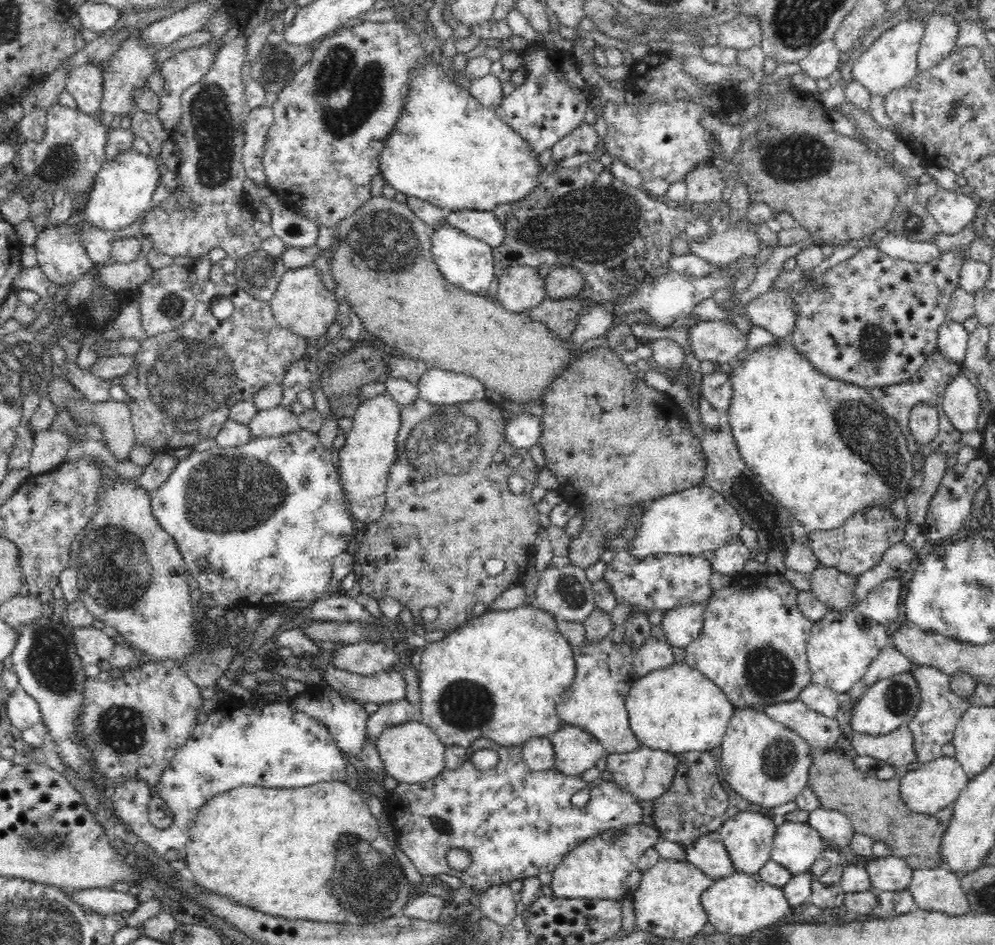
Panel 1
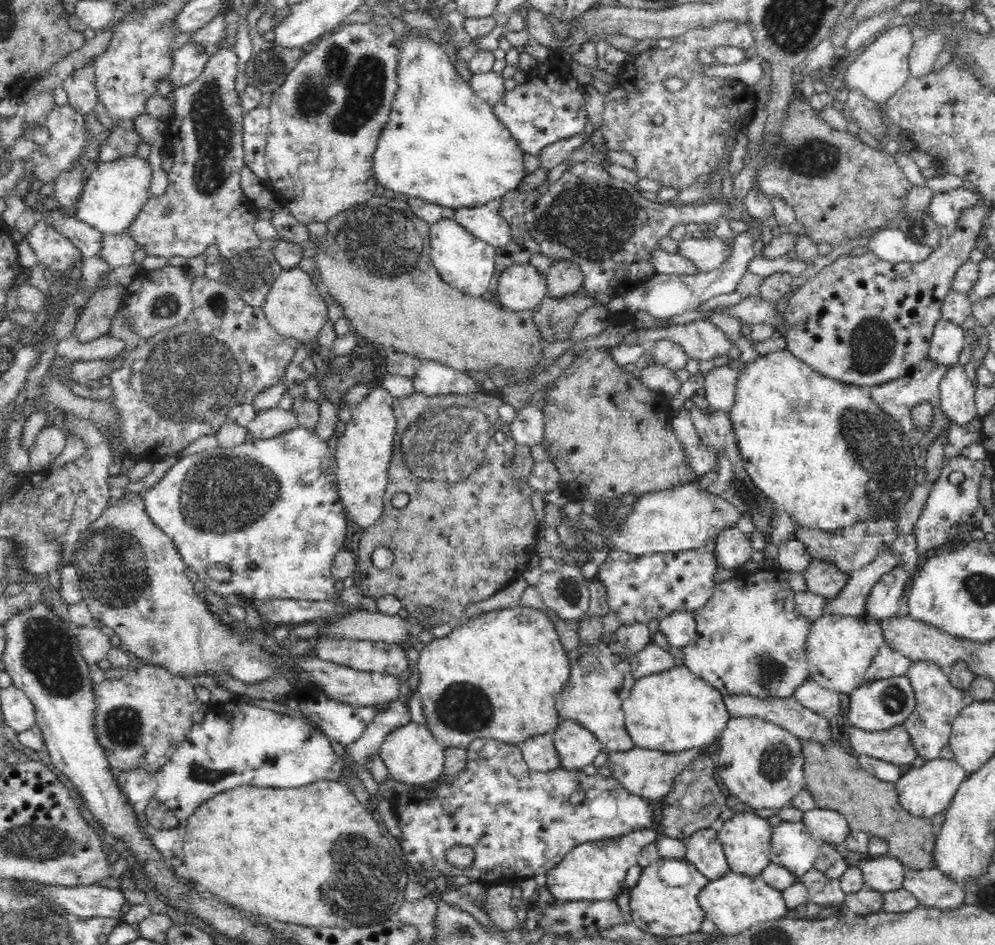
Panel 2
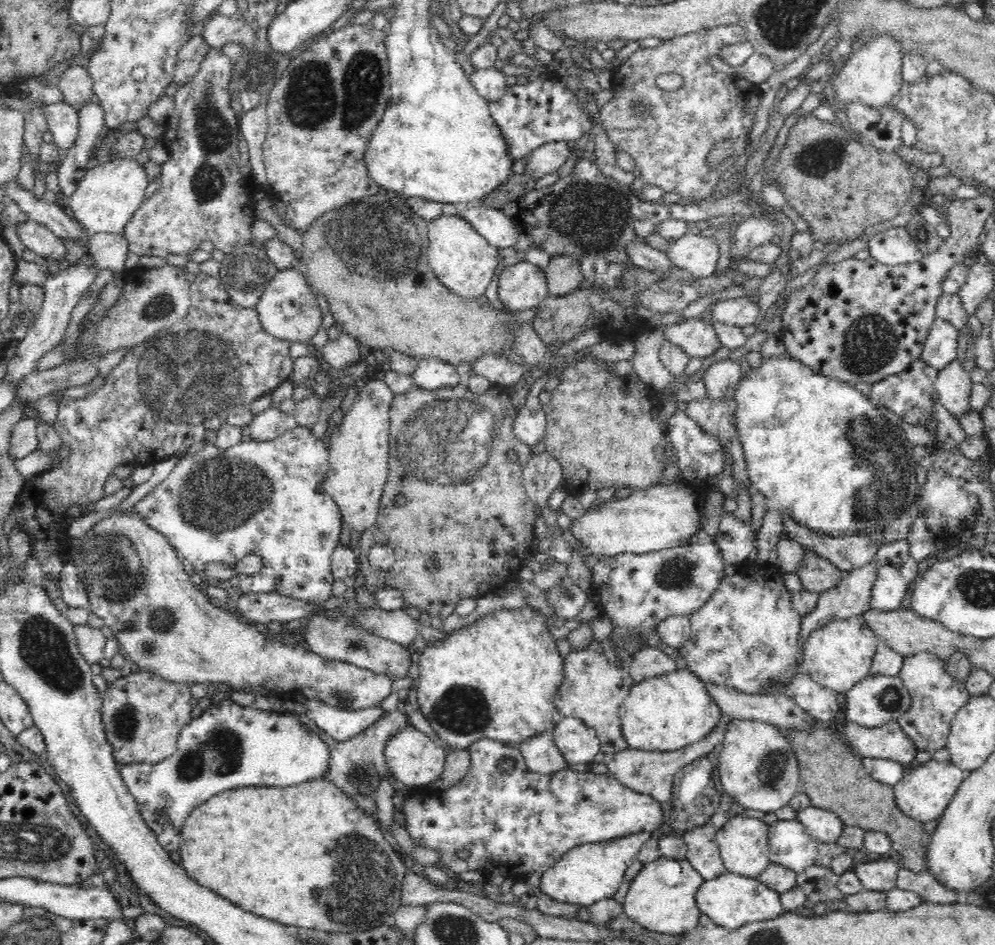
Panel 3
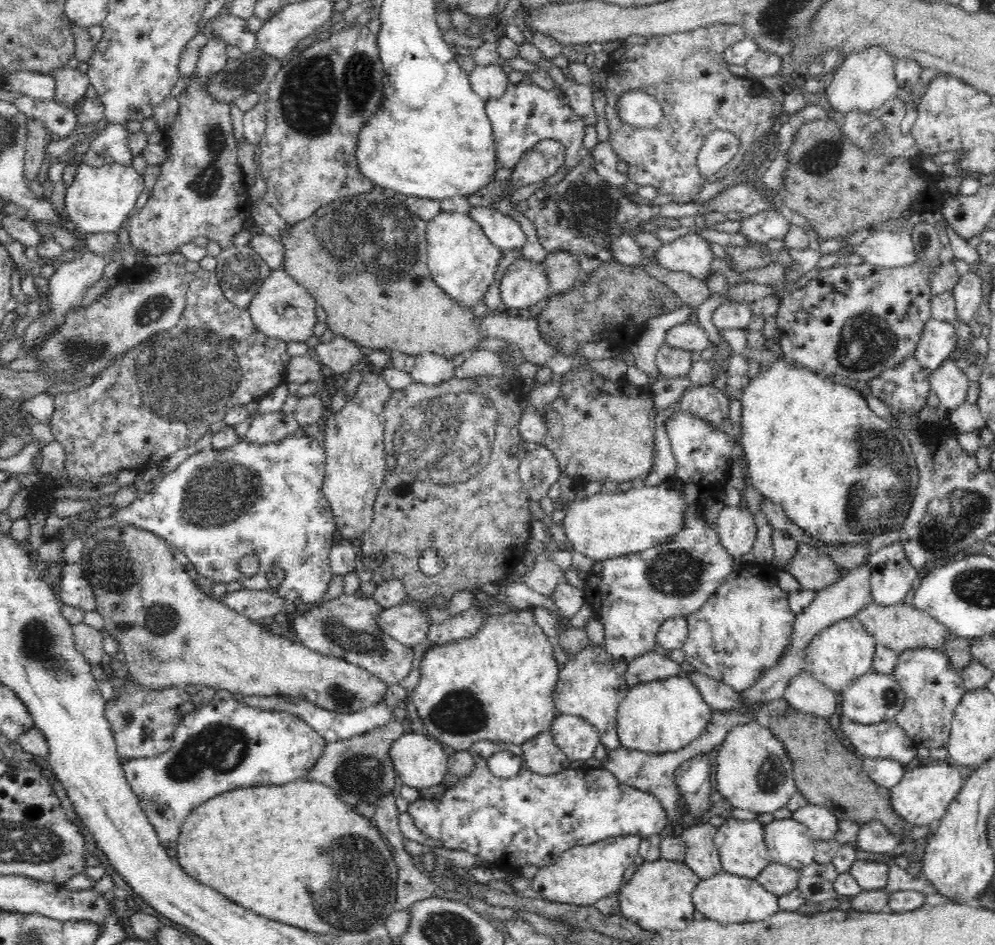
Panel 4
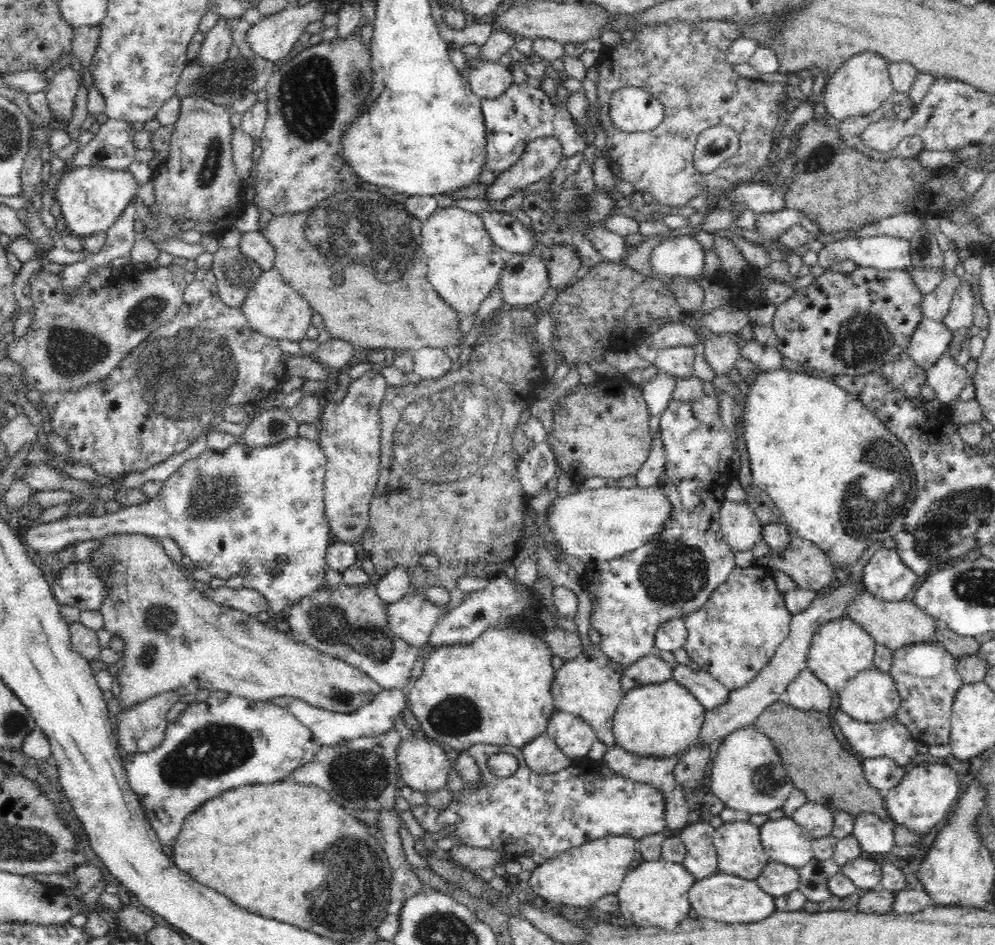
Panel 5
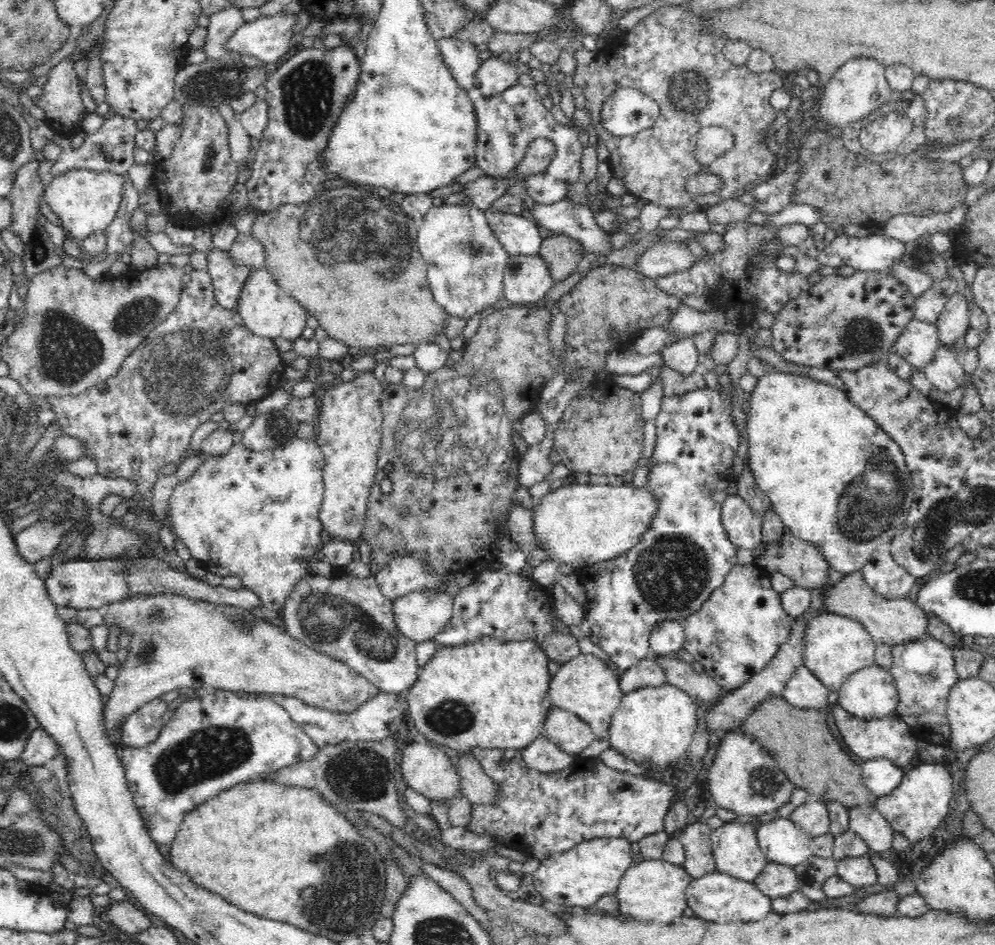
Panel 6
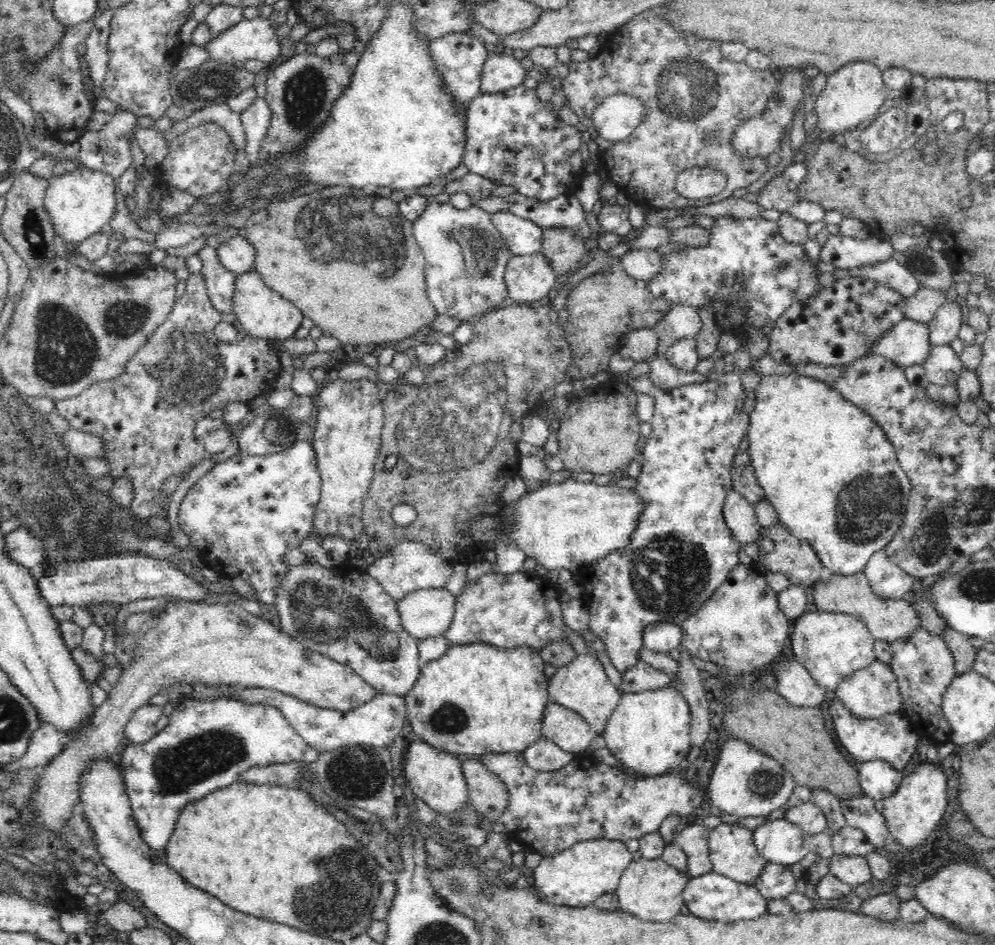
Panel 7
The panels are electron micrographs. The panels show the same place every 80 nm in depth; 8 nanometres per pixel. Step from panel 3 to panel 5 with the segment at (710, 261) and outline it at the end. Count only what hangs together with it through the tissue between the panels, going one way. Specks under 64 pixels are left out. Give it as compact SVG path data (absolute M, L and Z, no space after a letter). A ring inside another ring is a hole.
M686 231L684 235L664 238L662 242L653 246L650 265L666 276L706 276L706 252L704 246Z

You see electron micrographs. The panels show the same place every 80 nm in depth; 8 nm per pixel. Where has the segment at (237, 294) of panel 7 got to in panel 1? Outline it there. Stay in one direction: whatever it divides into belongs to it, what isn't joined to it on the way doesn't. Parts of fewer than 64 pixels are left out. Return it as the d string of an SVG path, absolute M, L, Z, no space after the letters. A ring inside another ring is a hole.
M314 266L289 268L282 276L270 305L273 306L274 315L282 326L311 340L325 335L326 330L340 317L338 314L340 300L336 298L334 291L326 288L326 284L322 281L322 273Z

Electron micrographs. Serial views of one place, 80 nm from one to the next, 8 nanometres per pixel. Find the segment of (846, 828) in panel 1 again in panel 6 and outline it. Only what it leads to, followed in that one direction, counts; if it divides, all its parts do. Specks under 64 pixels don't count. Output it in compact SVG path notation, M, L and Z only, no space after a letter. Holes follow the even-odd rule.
M809 799L790 816L800 828L810 836L817 837L826 834L830 830L830 814L827 806L818 800Z

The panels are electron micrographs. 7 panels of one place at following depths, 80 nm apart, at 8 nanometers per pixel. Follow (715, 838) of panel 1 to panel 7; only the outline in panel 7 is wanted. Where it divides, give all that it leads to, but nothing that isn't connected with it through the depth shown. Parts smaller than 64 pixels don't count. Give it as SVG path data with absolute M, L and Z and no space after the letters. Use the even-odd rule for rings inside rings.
M687 822L675 836L675 841L687 856L687 873L694 878L713 871L710 858L709 836L711 831L702 824Z

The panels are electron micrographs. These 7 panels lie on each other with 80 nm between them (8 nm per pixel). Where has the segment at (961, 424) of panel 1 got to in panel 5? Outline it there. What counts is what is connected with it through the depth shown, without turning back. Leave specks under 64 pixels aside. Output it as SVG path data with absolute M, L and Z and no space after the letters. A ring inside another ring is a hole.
M948 352L942 354L938 362L926 369L926 372L927 384L943 406L950 407L958 402L960 392L966 386L968 372L964 366L956 362L955 357L950 356Z

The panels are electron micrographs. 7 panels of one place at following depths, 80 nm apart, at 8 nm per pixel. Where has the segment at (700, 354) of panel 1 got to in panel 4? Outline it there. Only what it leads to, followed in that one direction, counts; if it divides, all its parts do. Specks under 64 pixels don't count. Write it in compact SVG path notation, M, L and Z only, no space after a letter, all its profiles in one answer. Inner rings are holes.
M692 320L680 323L668 330L666 343L670 346L685 350L686 352L704 352L712 346L708 332Z

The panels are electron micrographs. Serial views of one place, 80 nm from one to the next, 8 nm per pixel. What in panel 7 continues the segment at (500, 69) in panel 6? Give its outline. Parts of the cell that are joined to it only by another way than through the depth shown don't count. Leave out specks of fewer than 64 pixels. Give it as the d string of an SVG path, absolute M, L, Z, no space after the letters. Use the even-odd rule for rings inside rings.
M501 53L489 54L485 61L481 81L481 94L497 94L523 85L527 71L514 56Z

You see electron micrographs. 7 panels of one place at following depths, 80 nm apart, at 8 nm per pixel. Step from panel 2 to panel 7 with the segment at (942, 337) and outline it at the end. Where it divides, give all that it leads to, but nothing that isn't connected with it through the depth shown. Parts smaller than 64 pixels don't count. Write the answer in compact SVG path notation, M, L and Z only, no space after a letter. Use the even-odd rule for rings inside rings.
M907 318L874 346L874 353L886 356L898 366L908 367L923 365L932 348L930 325Z

